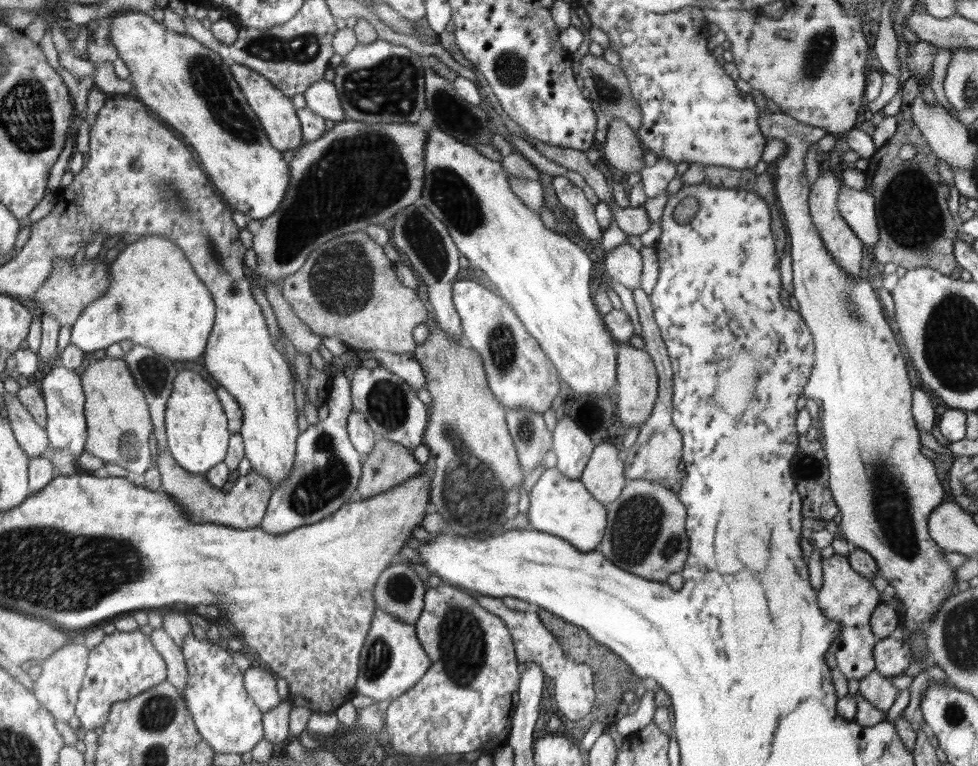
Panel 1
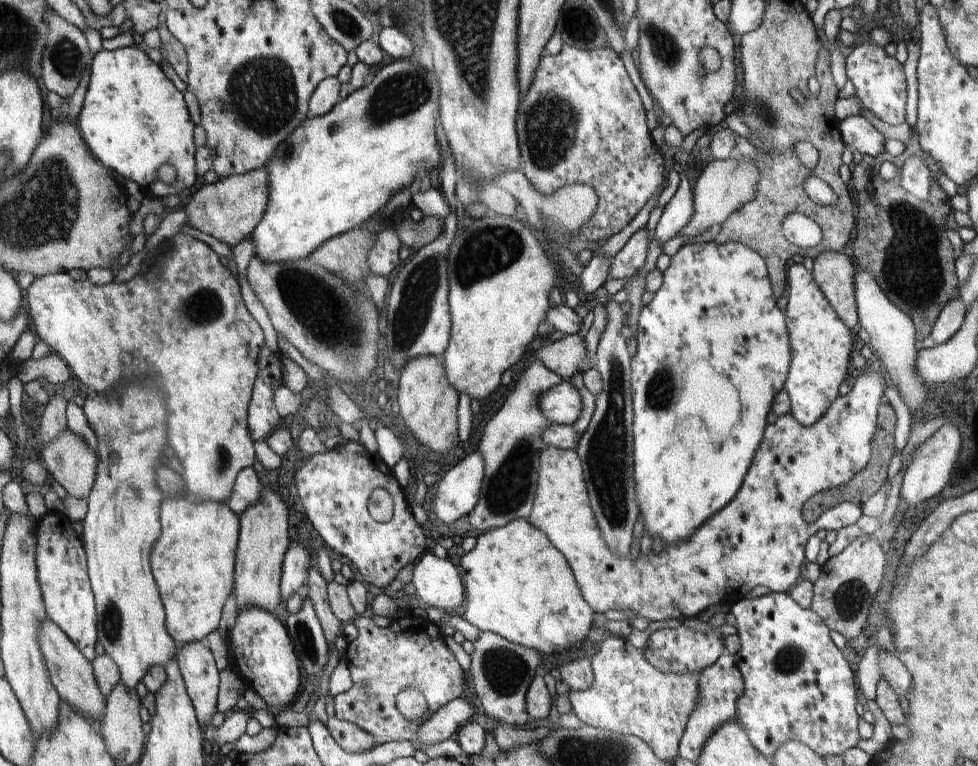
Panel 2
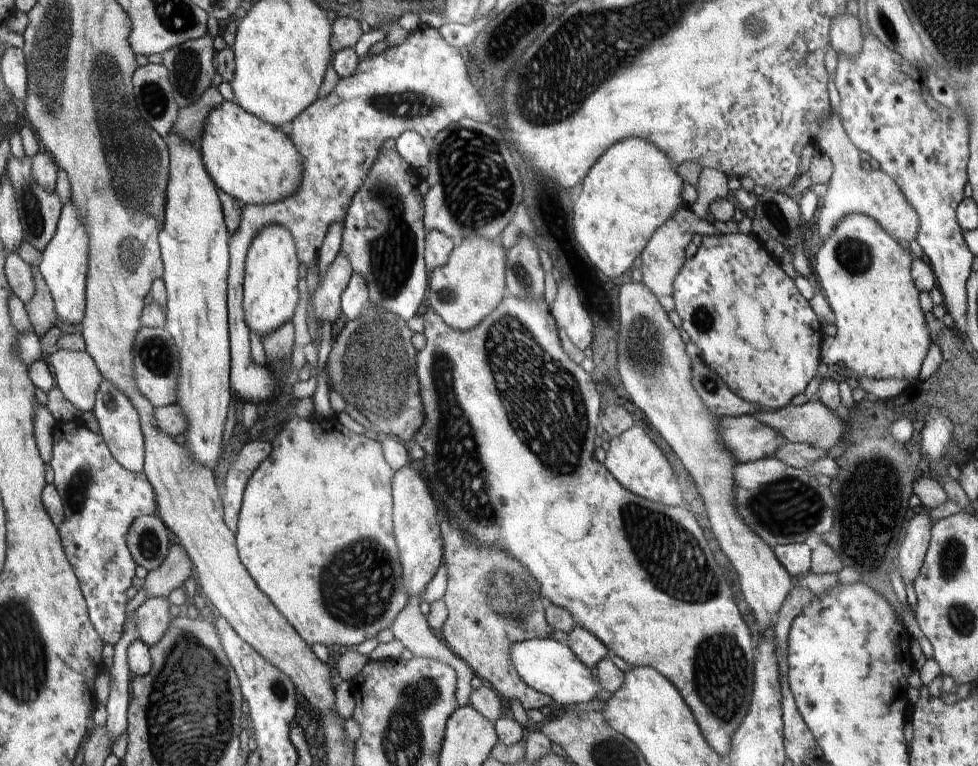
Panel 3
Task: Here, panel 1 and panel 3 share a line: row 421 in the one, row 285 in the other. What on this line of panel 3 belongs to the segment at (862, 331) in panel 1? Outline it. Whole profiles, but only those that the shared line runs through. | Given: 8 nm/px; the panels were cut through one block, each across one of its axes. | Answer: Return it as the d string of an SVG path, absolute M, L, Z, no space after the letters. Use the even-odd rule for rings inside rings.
M856 212L856 214L848 214L844 216L834 232L821 242L819 248L813 249L813 256L816 258L816 280L820 281L821 290L824 294L825 300L828 302L834 316L836 316L836 328L837 333L834 336L824 338L821 344L821 360L827 365L836 364L836 362L842 362L846 368L854 370L858 376L864 376L864 378L876 379L876 380L907 380L911 384L918 381L920 376L920 370L928 350L930 350L931 337L929 336L928 326L925 320L925 313L920 308L920 301L918 300L919 290L916 288L912 276L912 260L915 258L910 251L902 248L899 242L896 242L894 238L888 236L888 233L876 222L872 220L872 216L866 216L864 212Z

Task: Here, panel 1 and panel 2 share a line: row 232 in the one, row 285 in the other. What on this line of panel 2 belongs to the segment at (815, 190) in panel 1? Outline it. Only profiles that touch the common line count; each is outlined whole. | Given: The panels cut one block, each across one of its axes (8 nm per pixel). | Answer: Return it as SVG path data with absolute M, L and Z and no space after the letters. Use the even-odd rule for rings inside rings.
M824 251L813 260L813 279L836 314L856 331L859 326L855 299L856 266L848 251Z

